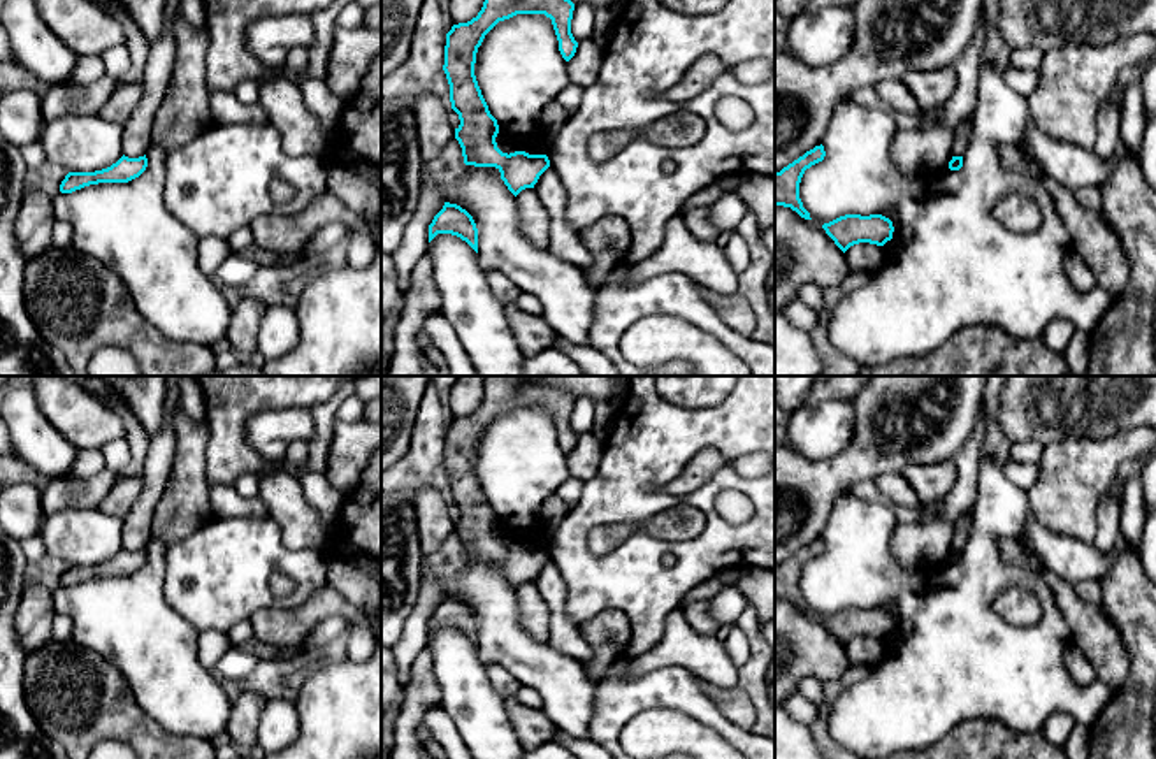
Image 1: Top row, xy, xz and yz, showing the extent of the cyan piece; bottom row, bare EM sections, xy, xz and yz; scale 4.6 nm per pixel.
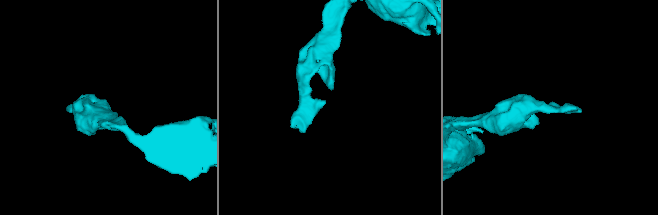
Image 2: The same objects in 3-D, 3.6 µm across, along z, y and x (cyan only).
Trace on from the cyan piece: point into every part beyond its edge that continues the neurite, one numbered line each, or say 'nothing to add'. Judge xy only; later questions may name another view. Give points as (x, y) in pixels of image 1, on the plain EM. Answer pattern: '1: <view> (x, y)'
nothing to add

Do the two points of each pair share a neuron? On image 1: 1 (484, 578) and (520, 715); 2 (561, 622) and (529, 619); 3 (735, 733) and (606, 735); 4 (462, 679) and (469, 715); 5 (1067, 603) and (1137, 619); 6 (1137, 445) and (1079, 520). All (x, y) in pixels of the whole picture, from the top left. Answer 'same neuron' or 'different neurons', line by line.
1: different neurons
2: different neurons
3: same neuron
4: same neuron
5: different neurons
6: same neuron

